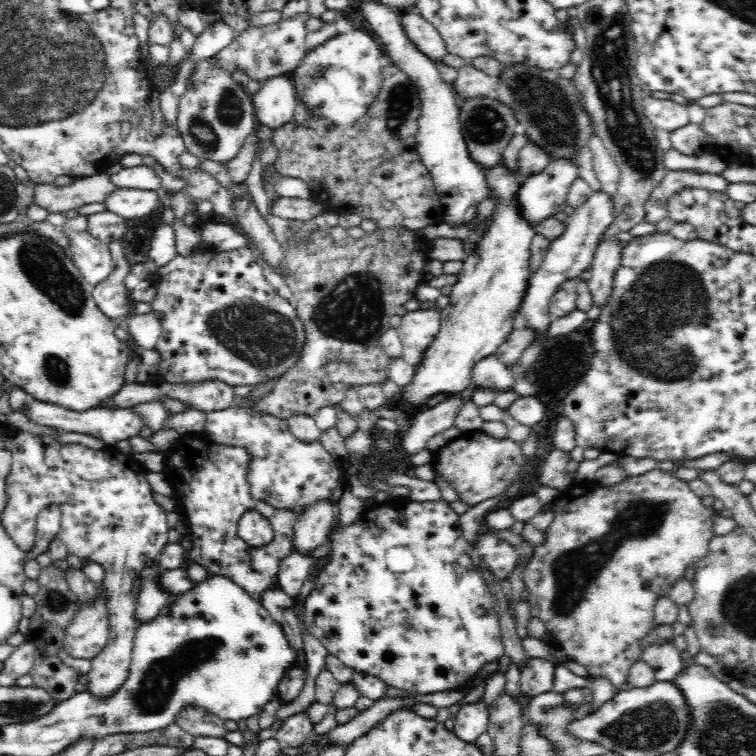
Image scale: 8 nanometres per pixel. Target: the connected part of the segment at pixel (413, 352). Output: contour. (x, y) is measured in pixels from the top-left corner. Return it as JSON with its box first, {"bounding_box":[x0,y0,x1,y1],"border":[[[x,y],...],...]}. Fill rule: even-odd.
{"bounding_box":[397,308,441,367],"border":[[[419,308],[401,316],[397,331],[403,346],[402,359],[407,364],[416,367],[422,362],[424,352],[438,334],[440,325],[441,314],[436,309]]]}

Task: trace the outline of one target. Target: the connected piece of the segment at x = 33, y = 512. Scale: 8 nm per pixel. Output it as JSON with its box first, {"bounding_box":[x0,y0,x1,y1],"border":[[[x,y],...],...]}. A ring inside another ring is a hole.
{"bounding_box":[1,431,169,699],"border":[[[20,431],[14,434],[14,448],[12,451],[13,461],[10,472],[7,474],[6,483],[6,508],[1,512],[1,523],[5,528],[7,535],[21,548],[22,550],[29,550],[33,544],[34,532],[36,531],[36,518],[39,512],[47,506],[56,504],[61,510],[61,524],[60,530],[56,538],[62,541],[62,544],[67,546],[69,554],[77,556],[78,558],[86,561],[97,562],[105,570],[105,577],[101,582],[101,590],[106,595],[106,605],[108,605],[108,623],[110,623],[110,638],[108,644],[91,660],[91,669],[87,673],[87,686],[85,687],[88,692],[91,692],[94,697],[98,699],[109,698],[128,678],[129,670],[131,667],[132,651],[134,646],[135,632],[141,623],[135,617],[137,596],[141,587],[141,570],[149,566],[150,563],[158,563],[160,560],[161,550],[169,543],[168,542],[168,524],[166,523],[166,511],[160,507],[160,504],[154,500],[153,490],[150,483],[146,480],[146,469],[140,467],[140,464],[132,455],[125,455],[121,453],[114,446],[104,447],[103,449],[94,450],[79,443],[68,443],[60,445],[56,438],[50,435],[35,435],[28,431]]]}

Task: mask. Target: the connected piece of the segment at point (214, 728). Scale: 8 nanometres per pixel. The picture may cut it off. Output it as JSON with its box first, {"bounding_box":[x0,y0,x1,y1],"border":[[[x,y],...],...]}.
{"bounding_box":[176,706,225,738],"border":[[[188,706],[176,718],[177,726],[196,737],[225,738],[225,720],[207,712],[204,708]]]}

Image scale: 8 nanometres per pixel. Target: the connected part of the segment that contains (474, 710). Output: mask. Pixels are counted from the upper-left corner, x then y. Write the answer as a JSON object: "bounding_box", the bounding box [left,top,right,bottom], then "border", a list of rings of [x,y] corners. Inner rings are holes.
{"bounding_box":[453,700,490,743],"border":[[[483,700],[474,704],[461,706],[454,718],[453,732],[466,743],[474,743],[477,738],[487,732],[490,724],[490,710]]]}

